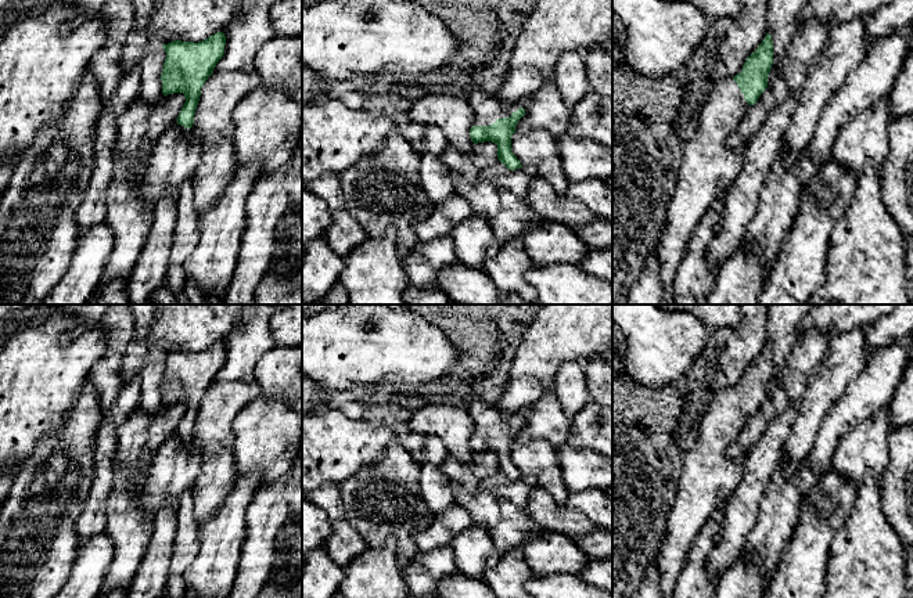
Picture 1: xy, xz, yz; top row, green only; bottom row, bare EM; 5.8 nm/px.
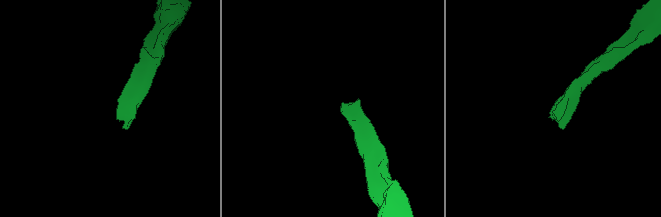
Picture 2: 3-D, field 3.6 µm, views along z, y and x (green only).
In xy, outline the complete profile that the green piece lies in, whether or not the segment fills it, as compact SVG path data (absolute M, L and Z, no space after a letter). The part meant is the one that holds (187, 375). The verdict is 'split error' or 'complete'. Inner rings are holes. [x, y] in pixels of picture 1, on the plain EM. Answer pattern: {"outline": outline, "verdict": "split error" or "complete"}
{"outline": "M223 342L198 353L175 350L162 356L166 363L161 385L162 403L184 404L186 413L177 426L177 436L184 446L190 444L201 399L223 367L224 356Z", "verdict": "split error"}

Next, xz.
{"outline": "M475 401L467 410L474 429L470 447L474 454L492 451L497 455L499 471L510 480L522 478L513 464L511 447L518 431L525 425L522 414L503 417L497 404Z", "verdict": "split error"}

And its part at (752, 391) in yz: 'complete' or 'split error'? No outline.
split error

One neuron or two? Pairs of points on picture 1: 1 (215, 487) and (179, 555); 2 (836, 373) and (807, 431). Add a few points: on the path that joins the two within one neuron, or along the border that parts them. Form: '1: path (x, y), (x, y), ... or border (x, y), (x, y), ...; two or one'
1: border (191, 489), (193, 512), (200, 525); two
2: path (825, 386), (809, 417); one

